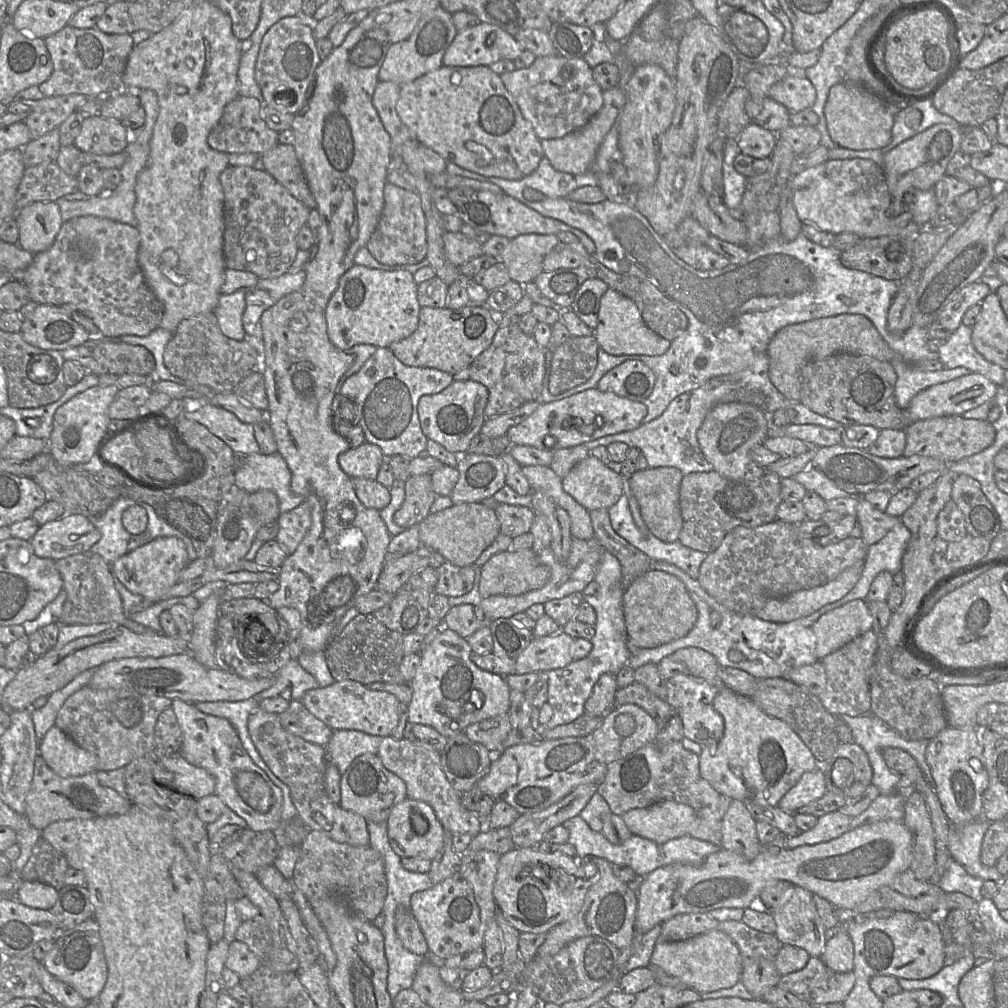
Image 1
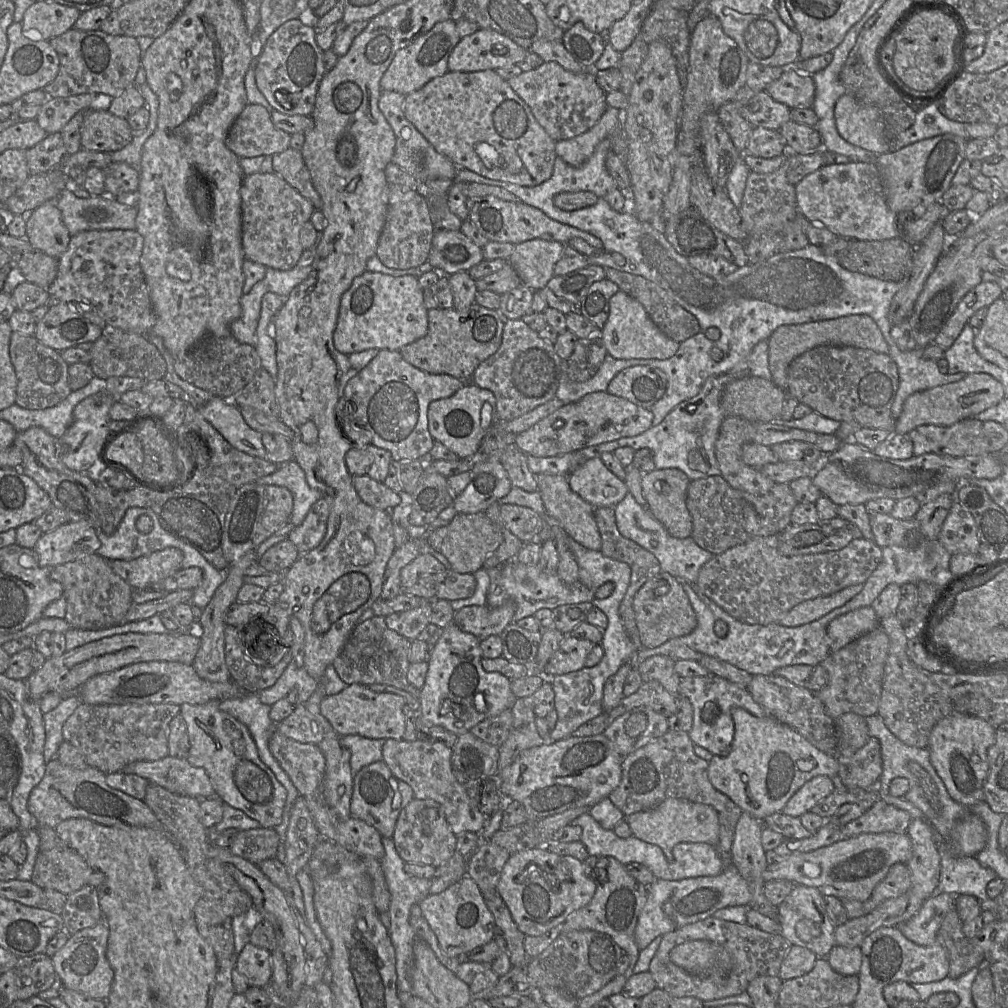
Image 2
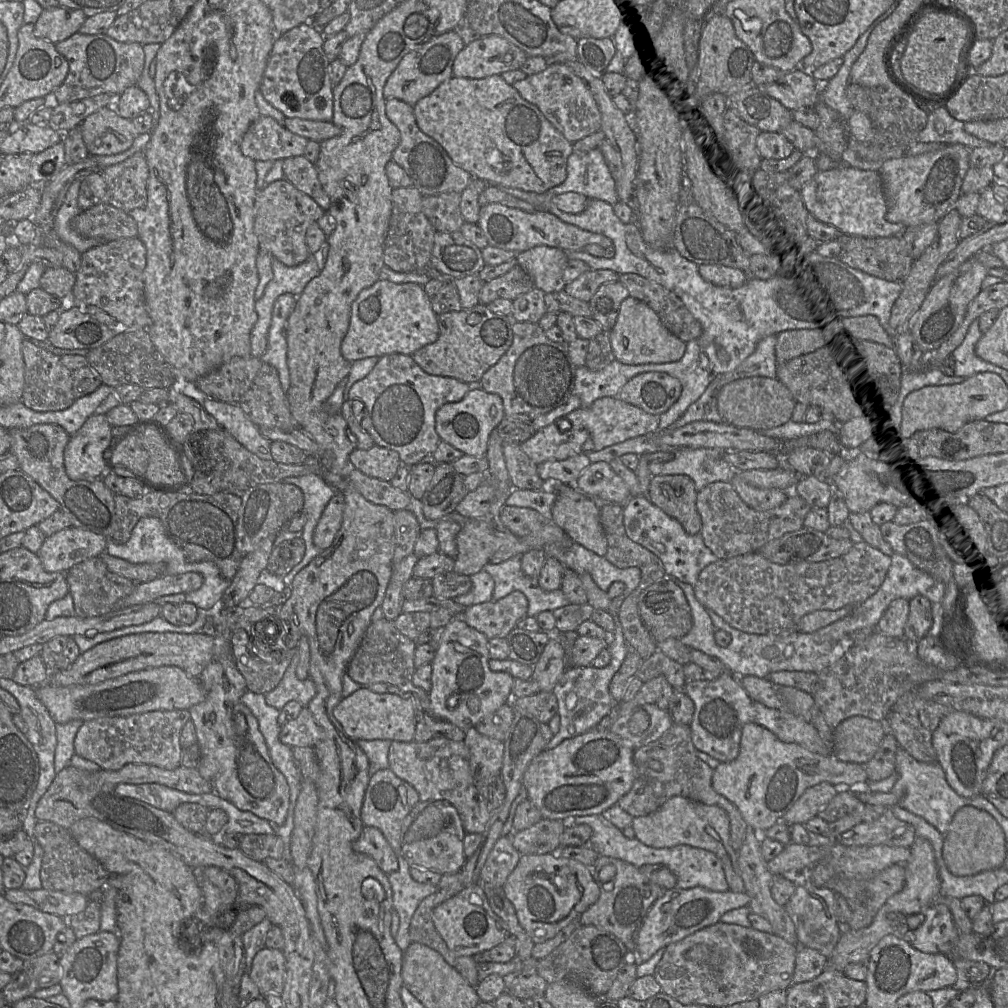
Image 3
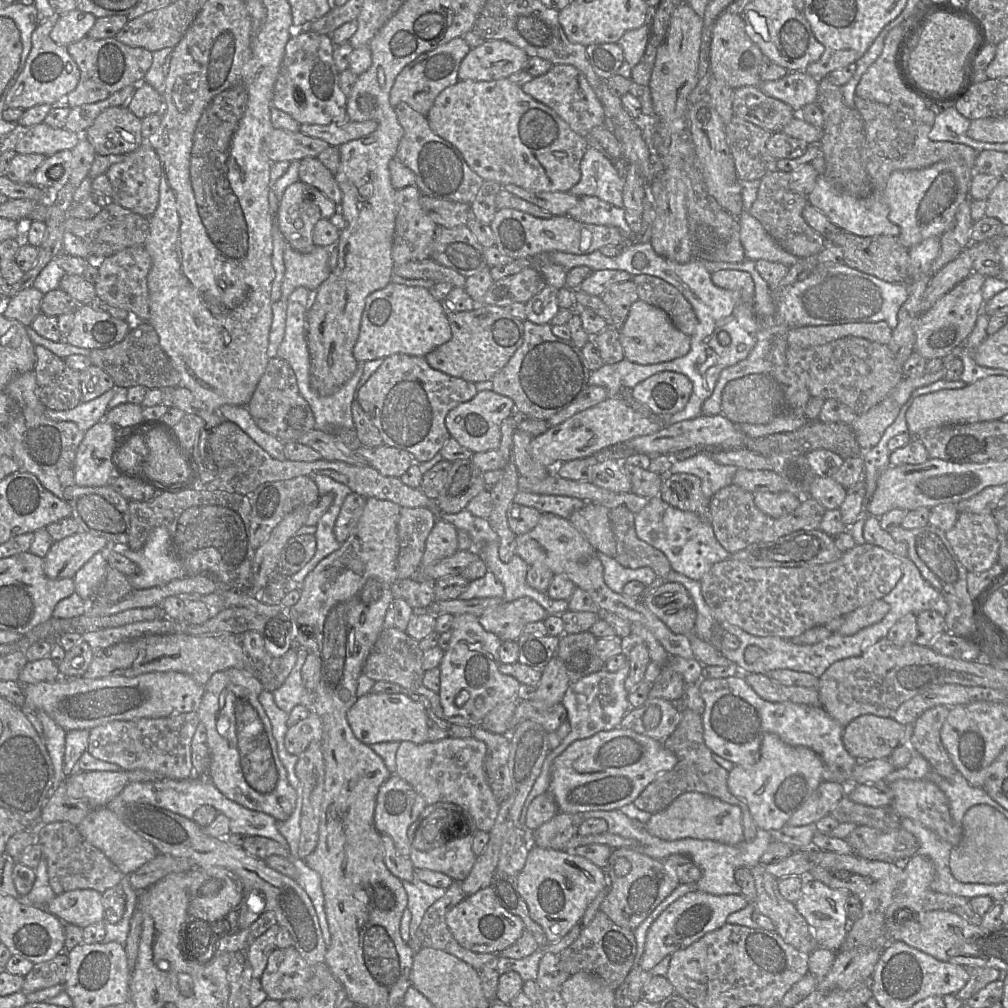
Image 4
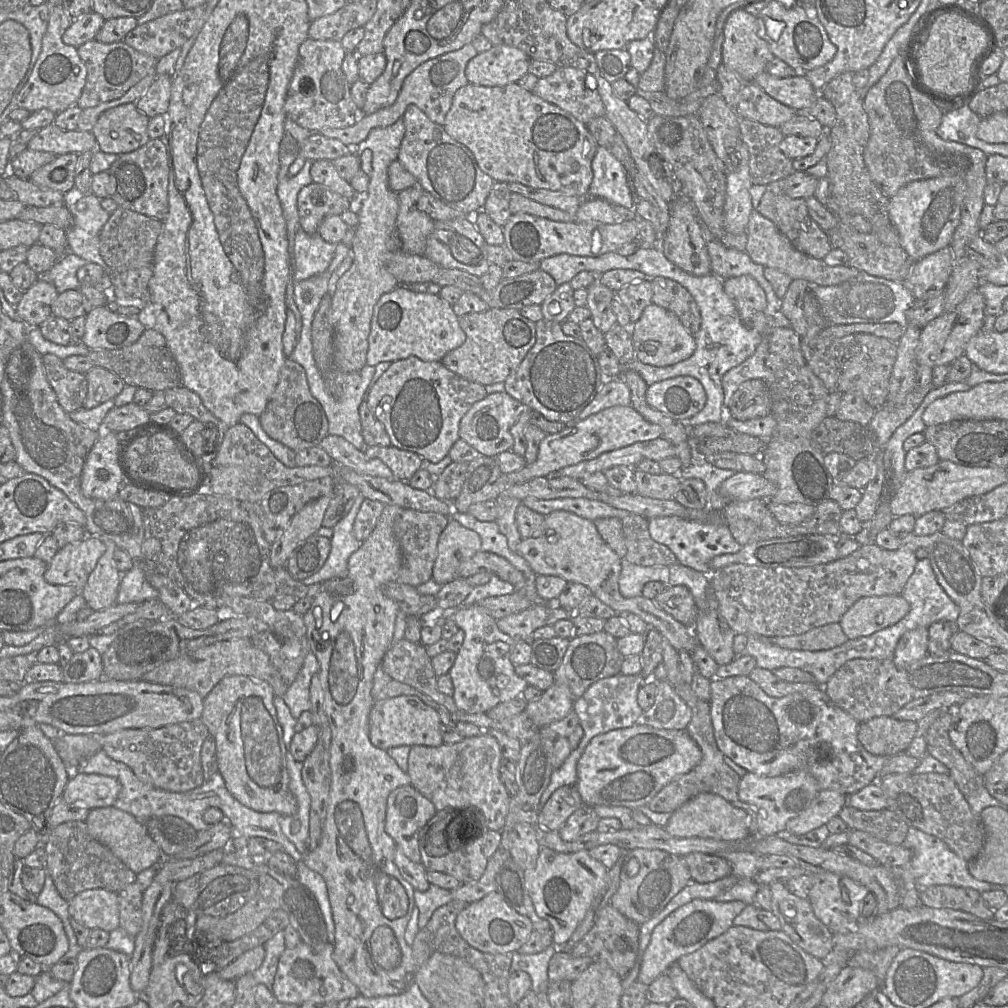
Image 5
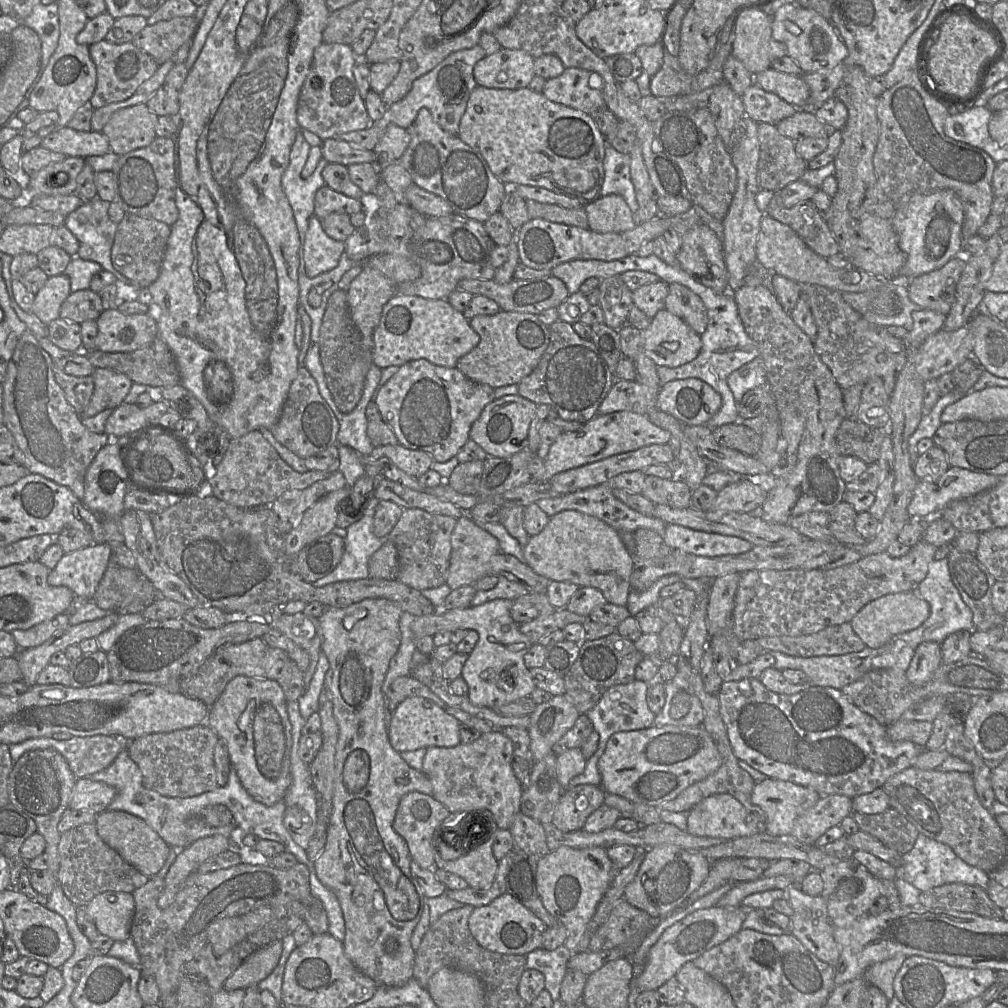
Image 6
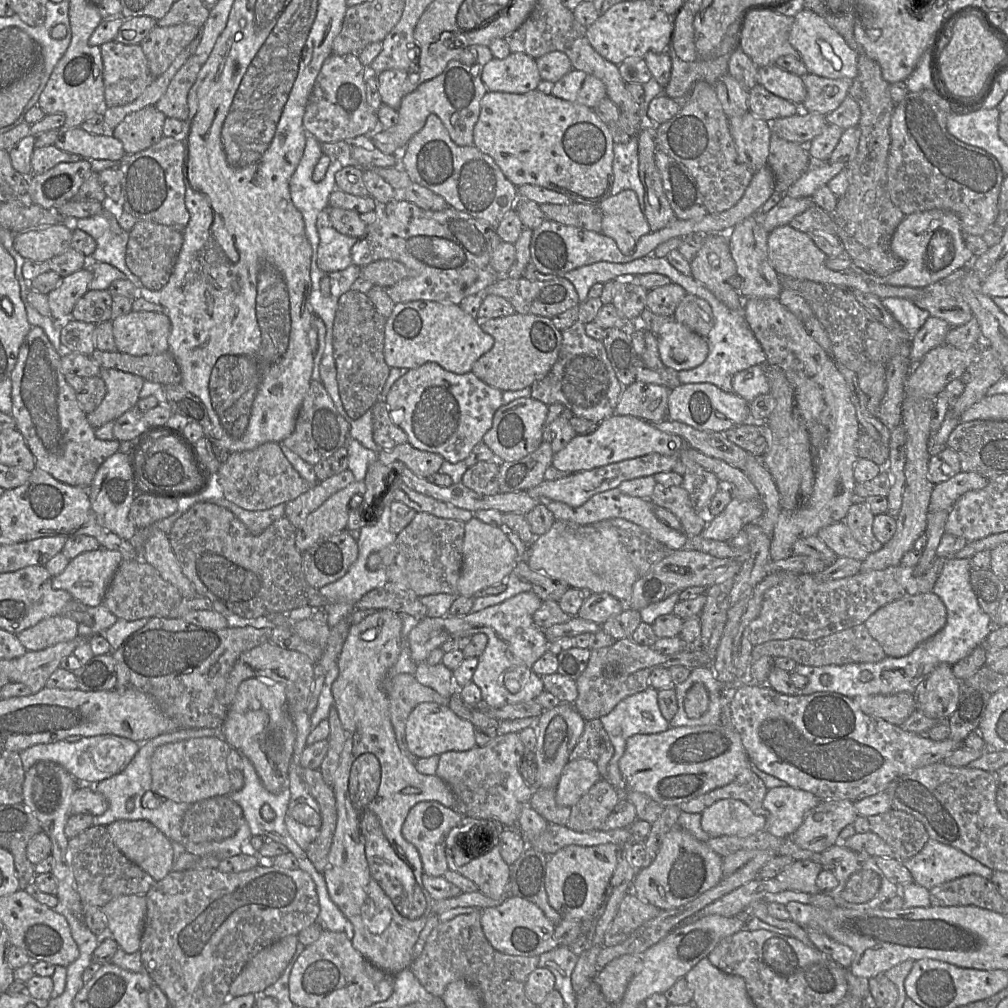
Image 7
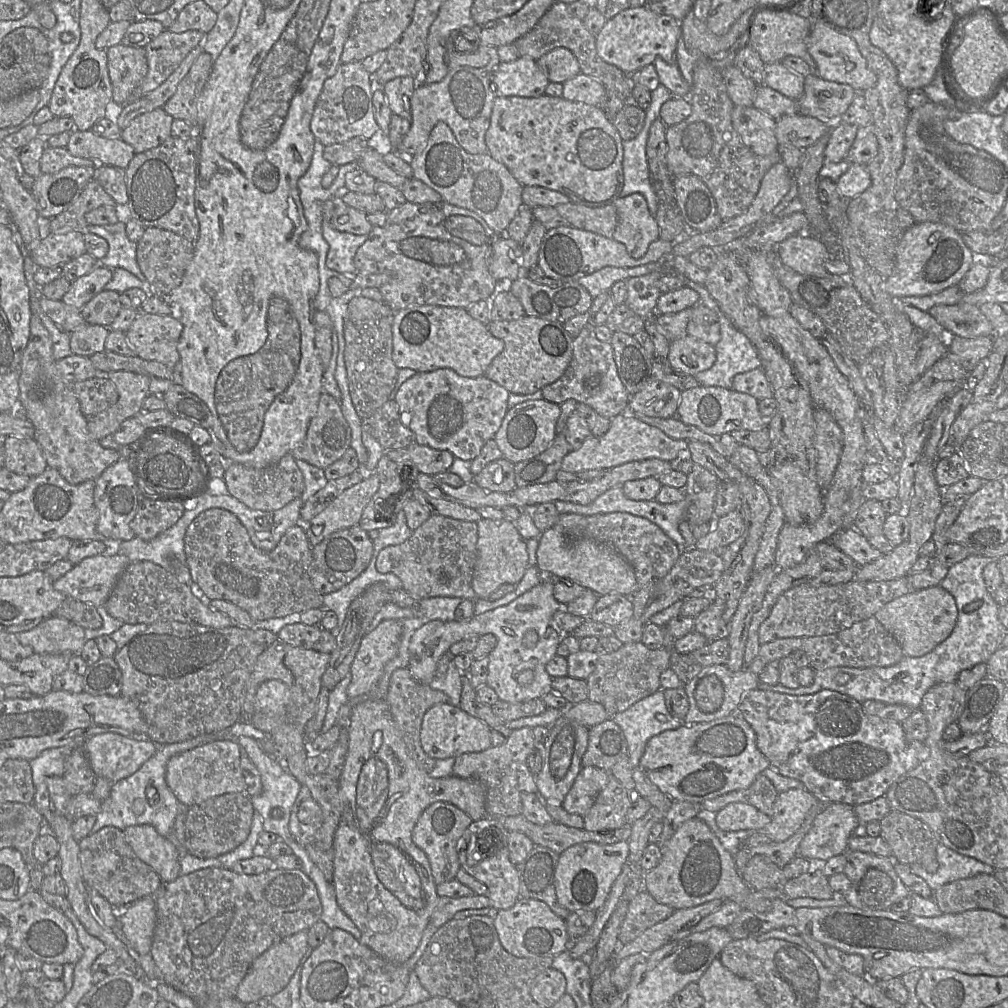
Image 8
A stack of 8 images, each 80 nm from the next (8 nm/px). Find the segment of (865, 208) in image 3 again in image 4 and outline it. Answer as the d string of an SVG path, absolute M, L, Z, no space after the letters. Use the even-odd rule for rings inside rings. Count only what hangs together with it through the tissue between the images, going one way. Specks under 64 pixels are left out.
M819 175L814 189L807 195L809 204L824 213L829 220L846 231L861 237L888 235L897 237L900 228L888 219L889 208L885 201L883 189L873 189L866 197L857 197L838 190L824 175Z

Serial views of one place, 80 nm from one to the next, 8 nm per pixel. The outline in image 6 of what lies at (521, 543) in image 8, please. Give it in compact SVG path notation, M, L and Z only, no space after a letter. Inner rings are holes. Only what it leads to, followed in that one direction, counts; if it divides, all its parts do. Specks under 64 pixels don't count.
M467 515L457 519L451 535L451 557L446 585L452 590L461 586L474 585L479 579L490 575L490 559L498 554L500 545L497 538L476 525Z

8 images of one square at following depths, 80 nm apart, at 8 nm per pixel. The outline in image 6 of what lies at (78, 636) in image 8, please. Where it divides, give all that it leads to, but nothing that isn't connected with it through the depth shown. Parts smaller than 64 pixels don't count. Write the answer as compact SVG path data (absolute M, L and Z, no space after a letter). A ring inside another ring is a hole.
M63 613L27 630L13 630L11 635L19 649L29 649L41 645L52 637L57 631L63 630L69 625L69 615Z

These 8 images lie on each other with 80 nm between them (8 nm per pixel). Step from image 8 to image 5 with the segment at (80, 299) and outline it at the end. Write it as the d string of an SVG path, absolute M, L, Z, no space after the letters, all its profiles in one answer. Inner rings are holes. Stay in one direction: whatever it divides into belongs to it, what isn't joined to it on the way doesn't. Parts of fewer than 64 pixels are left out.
M39 278L24 291L21 301L15 306L20 320L29 327L38 327L52 315L51 304L58 294L52 283Z

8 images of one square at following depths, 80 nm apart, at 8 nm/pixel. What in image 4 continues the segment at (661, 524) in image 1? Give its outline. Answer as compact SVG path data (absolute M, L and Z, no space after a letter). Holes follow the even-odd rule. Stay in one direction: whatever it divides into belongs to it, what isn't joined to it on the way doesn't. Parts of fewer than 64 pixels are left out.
M668 474L663 477L659 493L662 501L709 520L709 500L702 492L698 477L690 474Z

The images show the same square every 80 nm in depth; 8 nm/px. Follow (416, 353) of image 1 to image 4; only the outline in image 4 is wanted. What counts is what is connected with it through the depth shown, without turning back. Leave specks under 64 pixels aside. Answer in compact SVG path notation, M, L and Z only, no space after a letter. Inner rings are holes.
M478 305L470 311L448 314L451 339L424 358L435 370L473 383L491 381L523 342L524 325L505 307Z

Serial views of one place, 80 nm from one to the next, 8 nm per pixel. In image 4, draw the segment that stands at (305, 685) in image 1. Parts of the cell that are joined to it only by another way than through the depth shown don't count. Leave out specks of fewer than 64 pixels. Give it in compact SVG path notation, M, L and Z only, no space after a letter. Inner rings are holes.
M298 648L295 666L281 687L273 692L276 705L287 714L297 705L311 708L314 703L315 693L306 689L301 679L302 666L311 654L309 650Z

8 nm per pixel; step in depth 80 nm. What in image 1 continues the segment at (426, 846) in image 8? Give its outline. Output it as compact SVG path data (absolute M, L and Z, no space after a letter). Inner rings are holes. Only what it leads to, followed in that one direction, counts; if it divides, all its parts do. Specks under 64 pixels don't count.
M375 754L355 758L341 776L339 806L362 816L367 822L386 823L392 809L407 798L407 788L402 779L387 770Z

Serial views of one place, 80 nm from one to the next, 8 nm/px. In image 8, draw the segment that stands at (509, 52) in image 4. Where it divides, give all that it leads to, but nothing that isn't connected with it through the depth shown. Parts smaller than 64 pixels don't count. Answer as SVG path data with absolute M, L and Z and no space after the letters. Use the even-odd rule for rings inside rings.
M520 56L512 62L500 62L491 75L492 90L500 97L538 97L545 94L550 81L530 58Z

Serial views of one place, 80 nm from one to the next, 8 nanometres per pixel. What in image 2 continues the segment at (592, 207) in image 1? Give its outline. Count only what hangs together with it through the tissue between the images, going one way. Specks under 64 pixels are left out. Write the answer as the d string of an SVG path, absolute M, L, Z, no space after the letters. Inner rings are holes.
M606 137L578 167L565 163L557 156L552 176L532 187L489 179L465 168L458 168L454 180L508 189L520 201L542 210L548 217L598 237L603 243L603 249L586 256L588 264L610 267L652 281L699 321L700 331L679 343L676 354L671 358L616 359L607 354L596 374L584 382L570 381L563 371L555 399L566 404L577 402L589 393L606 392L611 380L626 368L639 365L653 367L667 376L665 394L650 408L654 415L652 425L656 426L679 403L695 397L709 377L732 370L756 345L768 340L778 328L854 314L866 314L875 321L889 345L889 355L895 363L898 363L899 357L932 361L923 356L922 347L903 351L891 336L889 309L900 288L899 282L849 271L842 267L837 257L826 255L822 248L811 243L799 250L777 253L763 261L748 263L728 275L711 277L699 272L686 257L676 252L661 226L640 221L631 210L616 211L603 198L617 187L606 167L606 157L610 151L611 142ZM578 191L593 192L599 200L592 206L574 211L562 210L554 204L556 195Z

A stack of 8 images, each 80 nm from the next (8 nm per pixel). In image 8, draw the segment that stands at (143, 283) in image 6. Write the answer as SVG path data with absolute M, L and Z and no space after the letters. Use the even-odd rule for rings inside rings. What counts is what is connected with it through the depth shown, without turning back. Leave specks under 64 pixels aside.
M147 227L137 242L137 263L151 286L151 292L160 296L176 289L183 280L186 269L194 256L194 242L172 231Z

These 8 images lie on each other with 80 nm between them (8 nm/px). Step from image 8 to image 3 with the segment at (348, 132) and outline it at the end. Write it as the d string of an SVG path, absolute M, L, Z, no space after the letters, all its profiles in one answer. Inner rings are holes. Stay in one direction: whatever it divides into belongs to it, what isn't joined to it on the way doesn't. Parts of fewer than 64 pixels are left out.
M301 24L281 34L273 44L259 91L287 118L332 121L334 85L329 73L330 61L323 50L324 40L320 29Z

